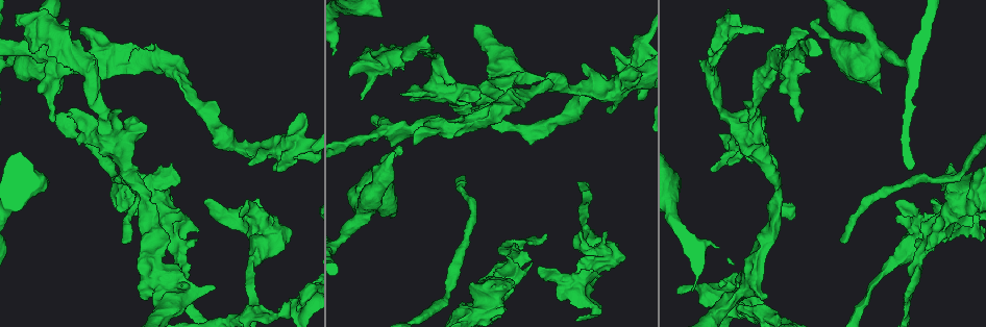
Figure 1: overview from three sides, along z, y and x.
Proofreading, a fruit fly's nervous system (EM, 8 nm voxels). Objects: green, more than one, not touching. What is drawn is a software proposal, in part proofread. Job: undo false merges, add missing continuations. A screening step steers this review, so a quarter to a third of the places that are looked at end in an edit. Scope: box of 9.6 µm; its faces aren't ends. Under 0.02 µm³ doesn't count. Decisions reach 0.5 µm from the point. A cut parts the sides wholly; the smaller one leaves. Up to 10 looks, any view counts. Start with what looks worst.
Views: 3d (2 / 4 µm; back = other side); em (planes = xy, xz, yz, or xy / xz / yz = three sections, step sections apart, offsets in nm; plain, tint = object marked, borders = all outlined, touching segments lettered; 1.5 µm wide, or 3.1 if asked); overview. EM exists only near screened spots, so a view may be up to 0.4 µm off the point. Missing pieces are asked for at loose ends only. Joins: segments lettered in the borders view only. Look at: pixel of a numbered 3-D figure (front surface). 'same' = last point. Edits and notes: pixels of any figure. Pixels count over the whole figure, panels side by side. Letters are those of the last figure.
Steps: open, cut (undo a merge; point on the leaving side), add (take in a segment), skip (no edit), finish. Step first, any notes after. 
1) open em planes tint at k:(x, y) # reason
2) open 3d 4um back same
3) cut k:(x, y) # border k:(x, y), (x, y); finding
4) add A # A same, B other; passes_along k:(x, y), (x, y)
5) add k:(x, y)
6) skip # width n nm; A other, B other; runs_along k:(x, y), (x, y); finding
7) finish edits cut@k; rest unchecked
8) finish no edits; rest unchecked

open em xy step 8 tint at 1:(842, 243)

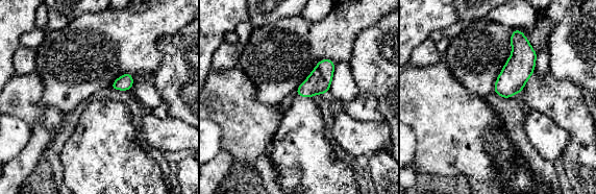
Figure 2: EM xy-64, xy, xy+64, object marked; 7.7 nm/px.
open em planes borders same

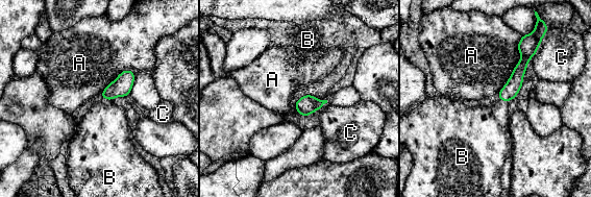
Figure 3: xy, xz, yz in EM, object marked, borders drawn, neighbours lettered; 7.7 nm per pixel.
add 3:(103, 130) # width 120 nm; A other, B same, C other; the neuron continues

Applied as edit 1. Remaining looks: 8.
open em yz step 8 borders at 1:(598, 276) # stops while still wide

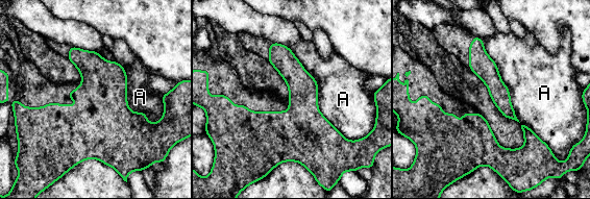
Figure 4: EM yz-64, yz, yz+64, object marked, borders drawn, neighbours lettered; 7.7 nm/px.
open em planes borders same

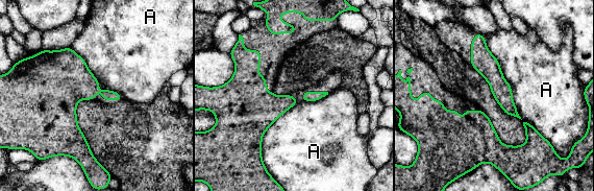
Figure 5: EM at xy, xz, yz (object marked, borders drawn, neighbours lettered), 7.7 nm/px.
skip # A other; border 5:(484, 37), (522, 119); no lettered segment goes on from it

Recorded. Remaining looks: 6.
open 3d 2um back at 1:(64, 41) # four or more arms meet

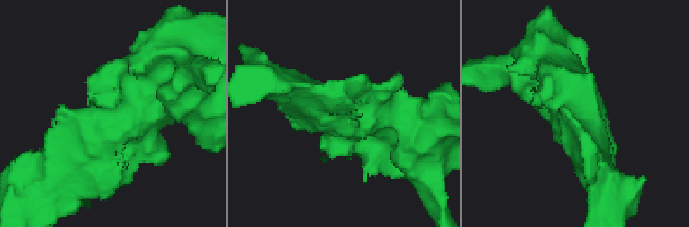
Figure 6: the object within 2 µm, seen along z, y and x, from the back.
open em planes borders at 6:(117, 115) # now the EM

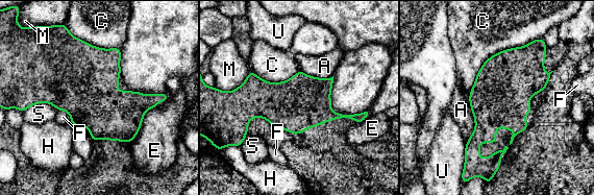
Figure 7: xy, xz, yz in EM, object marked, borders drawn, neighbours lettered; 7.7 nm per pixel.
skip # longest_contact C 700 nm; A other, C other, E other, F other, H other, M other, S other, U other; border 7:(538, 39), (492, 54), (468, 95); continuous, no second neuron

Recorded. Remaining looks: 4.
open em planes borders at 1:(639, 95) # thick end

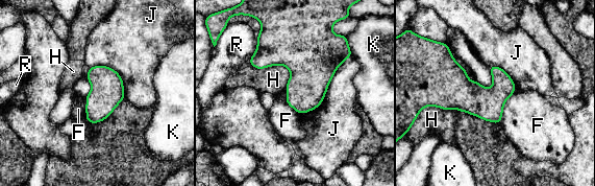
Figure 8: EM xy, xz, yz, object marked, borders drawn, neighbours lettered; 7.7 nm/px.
skip # F other, H other, J other, K other, R other; none of them fits

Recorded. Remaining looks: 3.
finish edits add@3; rest unchecked

